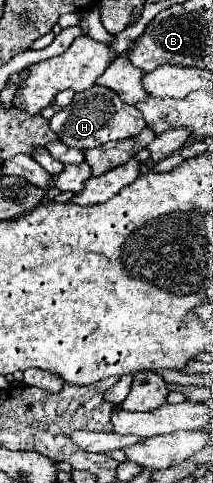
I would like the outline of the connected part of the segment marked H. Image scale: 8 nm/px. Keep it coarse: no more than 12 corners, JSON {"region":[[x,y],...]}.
{"region":[[96,84],[74,94],[50,128],[68,148],[132,138],[136,106]]}

